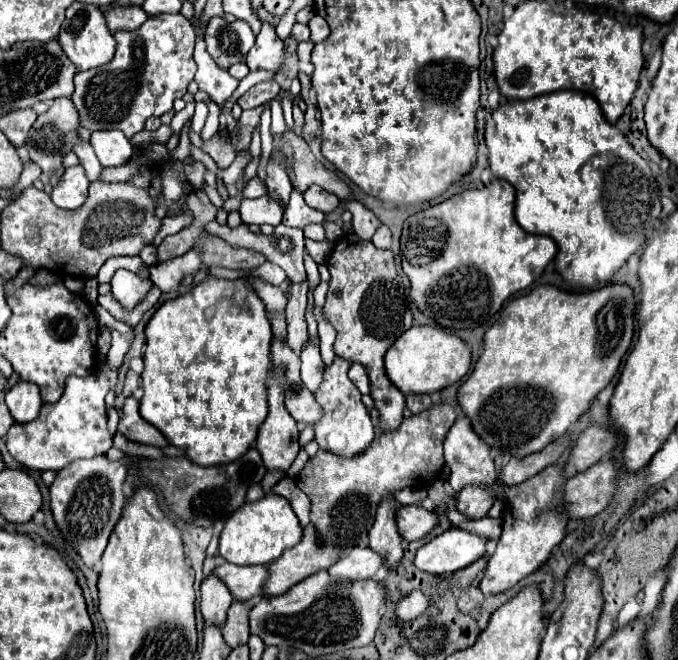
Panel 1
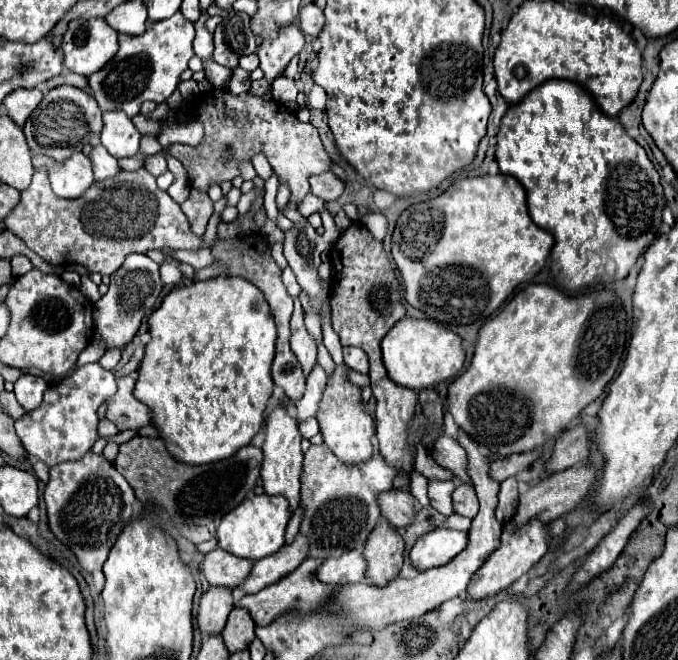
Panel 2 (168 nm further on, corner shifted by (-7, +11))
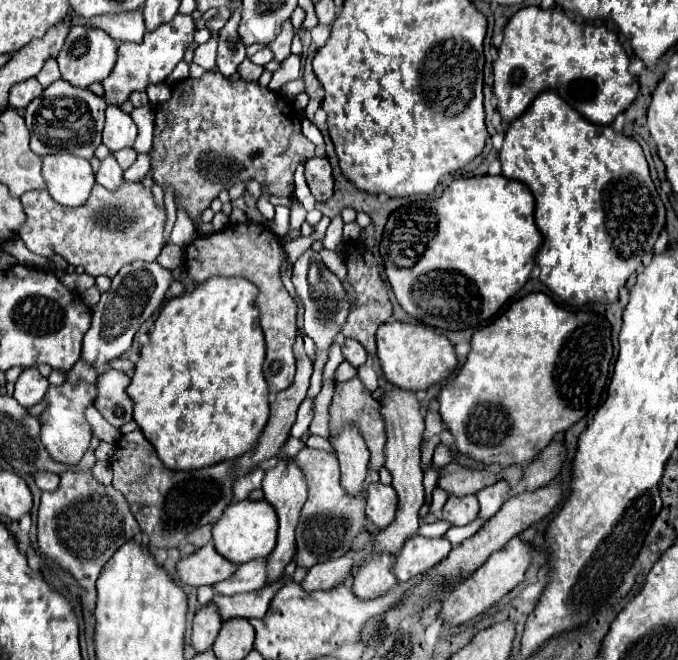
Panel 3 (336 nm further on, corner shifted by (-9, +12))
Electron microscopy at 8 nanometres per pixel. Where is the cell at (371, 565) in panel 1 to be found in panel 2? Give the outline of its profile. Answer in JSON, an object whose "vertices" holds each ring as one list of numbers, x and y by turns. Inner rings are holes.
{"vertices":[[348,551,338,559,326,559,316,569,318,581,326,585,346,585,362,581,366,571,366,561,360,551]]}

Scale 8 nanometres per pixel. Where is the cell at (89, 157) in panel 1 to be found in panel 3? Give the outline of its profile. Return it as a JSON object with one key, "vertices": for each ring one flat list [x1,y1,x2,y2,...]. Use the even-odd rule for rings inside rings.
{"vertices":[[108,154,100,162,100,170,96,174,96,182,102,184,108,190,116,190,122,184,122,168,118,166,118,162,116,162,116,158,112,154]]}

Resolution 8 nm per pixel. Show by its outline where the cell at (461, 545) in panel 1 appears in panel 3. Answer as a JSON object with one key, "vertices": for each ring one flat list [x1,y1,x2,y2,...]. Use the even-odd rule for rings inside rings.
{"vertices":[[412,536,400,556,396,558,394,572,400,582,410,580,416,574,424,574,432,570,436,564,440,564,448,552,452,550,452,544,446,536,440,538,426,538,426,536]]}

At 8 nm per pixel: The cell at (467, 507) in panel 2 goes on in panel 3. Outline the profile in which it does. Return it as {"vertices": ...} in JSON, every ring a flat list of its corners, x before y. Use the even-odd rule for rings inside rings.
{"vertices":[[474,494,450,496,448,502,444,504,442,518,448,520,450,524,454,524,454,526,466,526,472,520,476,520,478,510,480,510,480,506,478,506,478,500,476,500]]}

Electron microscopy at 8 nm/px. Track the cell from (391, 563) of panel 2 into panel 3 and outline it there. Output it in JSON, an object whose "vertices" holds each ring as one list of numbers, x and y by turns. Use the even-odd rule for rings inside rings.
{"vertices":[[388,552,368,554,354,576,354,594,362,600,370,600,388,592,398,582,392,572,392,562,396,562,396,558]]}

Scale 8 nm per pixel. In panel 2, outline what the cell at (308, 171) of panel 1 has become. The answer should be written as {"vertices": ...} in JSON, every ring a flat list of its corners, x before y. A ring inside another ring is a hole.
{"vertices":[[210,89,188,101,188,113,202,121,204,139,198,147,174,143,168,147,168,153,186,167,190,185,202,193,212,183,220,185,240,175,240,161,252,161,256,153,264,153,278,175,278,183,290,187,290,203,296,205,308,193,308,177,328,171,332,165,318,131,310,123,300,123,284,103,264,101,252,91,232,95,226,89]]}

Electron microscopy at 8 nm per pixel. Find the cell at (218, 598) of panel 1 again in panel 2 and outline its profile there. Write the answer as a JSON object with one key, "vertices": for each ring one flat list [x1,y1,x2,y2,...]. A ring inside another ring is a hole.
{"vertices":[[210,587,200,599,200,607,196,615,202,637,220,635,232,607,234,607,234,599,230,595,230,589]]}

